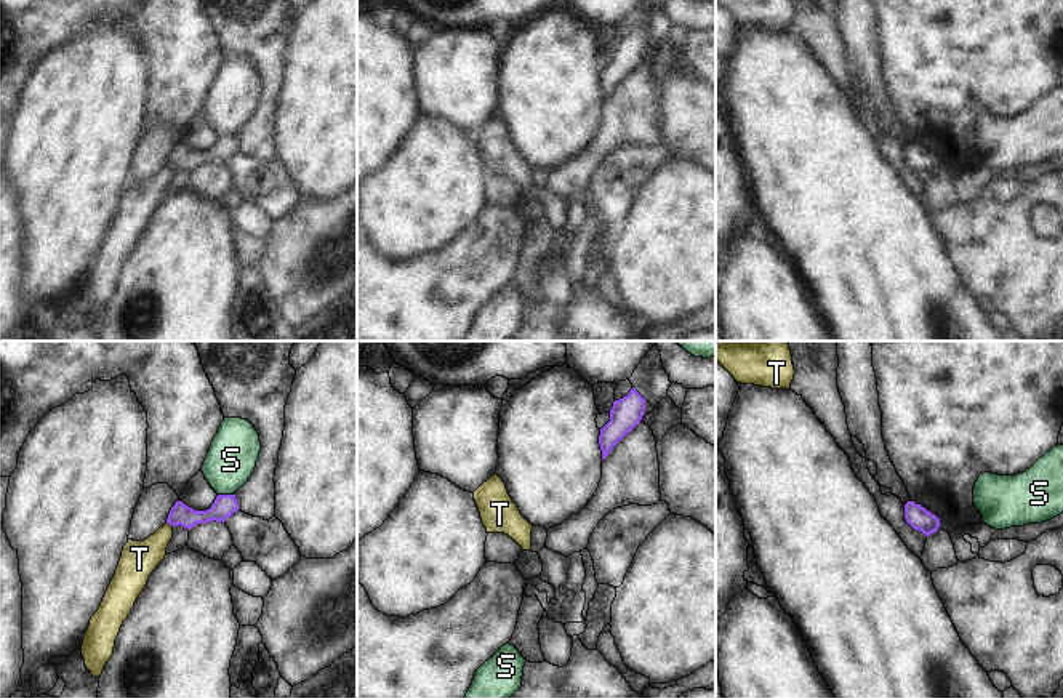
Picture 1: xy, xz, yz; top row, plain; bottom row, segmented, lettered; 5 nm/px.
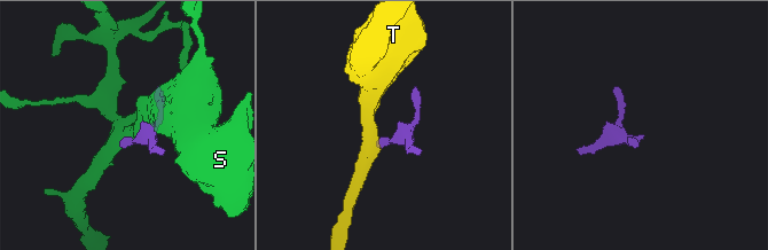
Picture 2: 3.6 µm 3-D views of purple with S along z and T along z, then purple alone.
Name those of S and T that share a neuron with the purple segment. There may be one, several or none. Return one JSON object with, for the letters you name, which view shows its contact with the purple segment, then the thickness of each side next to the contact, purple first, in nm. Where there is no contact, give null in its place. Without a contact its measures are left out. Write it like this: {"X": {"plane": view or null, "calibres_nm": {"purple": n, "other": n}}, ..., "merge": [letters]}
{"merge": []}

